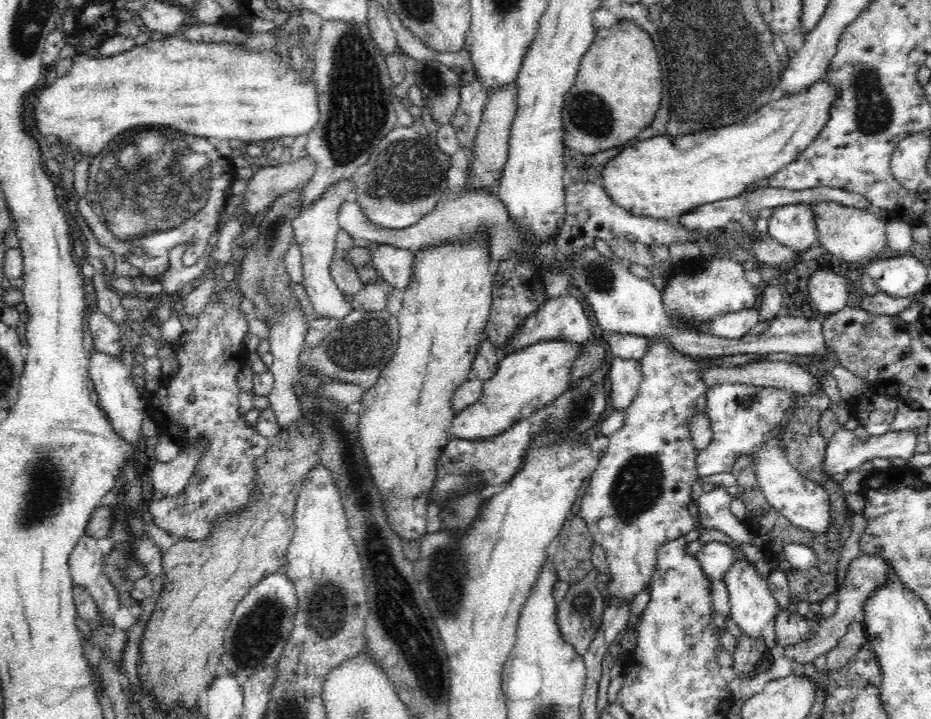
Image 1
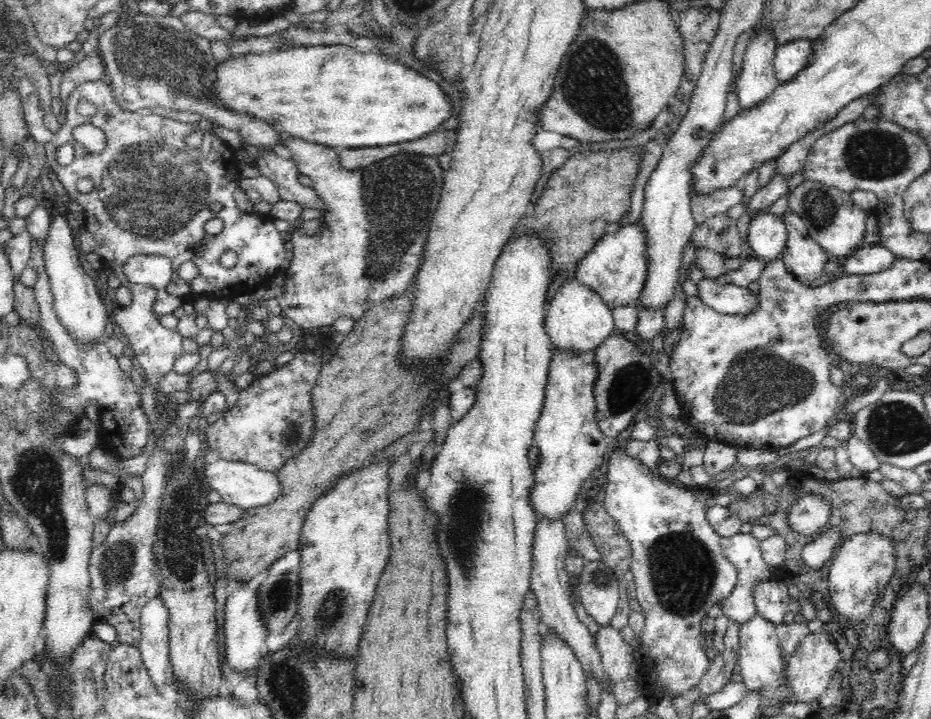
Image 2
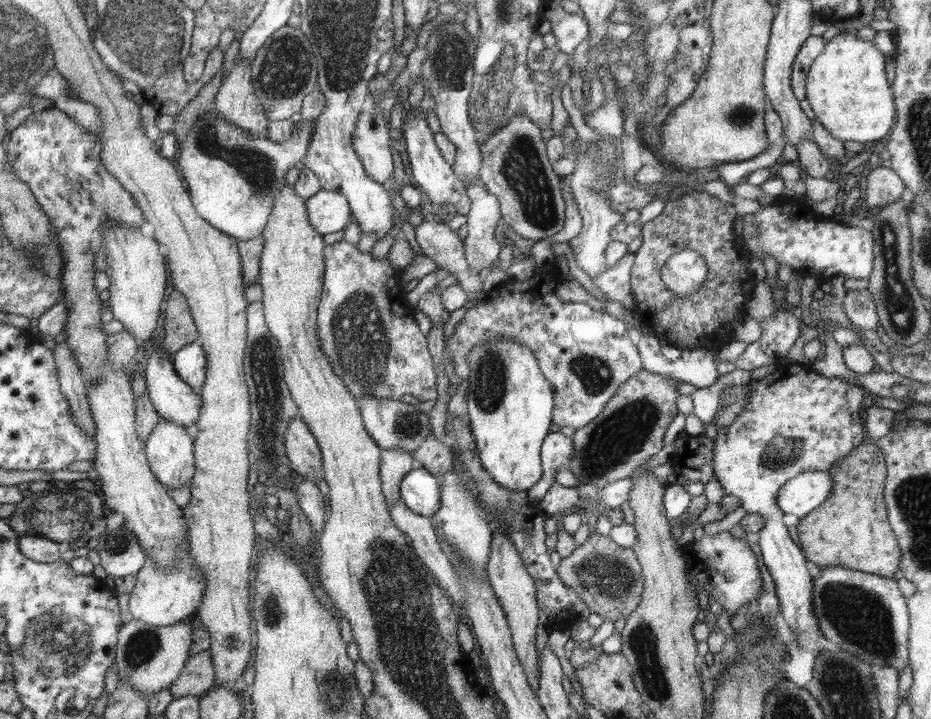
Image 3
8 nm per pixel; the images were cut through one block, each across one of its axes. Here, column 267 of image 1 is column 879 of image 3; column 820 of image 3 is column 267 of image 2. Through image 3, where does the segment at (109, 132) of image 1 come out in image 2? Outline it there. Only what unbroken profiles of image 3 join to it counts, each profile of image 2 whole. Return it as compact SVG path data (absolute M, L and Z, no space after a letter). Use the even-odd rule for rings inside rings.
M318 45L318 46L293 46L291 49L278 49L270 54L258 55L250 53L245 57L229 57L218 63L215 68L215 85L212 93L218 97L220 105L224 108L229 108L238 114L251 114L256 120L263 120L272 126L282 127L284 134L290 133L291 136L296 136L302 140L322 144L326 147L335 149L338 146L346 146L348 149L362 148L362 147L383 147L388 145L395 145L398 143L410 143L411 140L423 138L423 136L430 135L434 132L448 116L450 116L450 102L446 98L446 94L442 92L442 88L428 80L426 76L420 76L418 71L410 70L410 63L401 62L396 64L390 58L380 58L380 54L372 52L372 54L360 54L353 47L348 45Z

